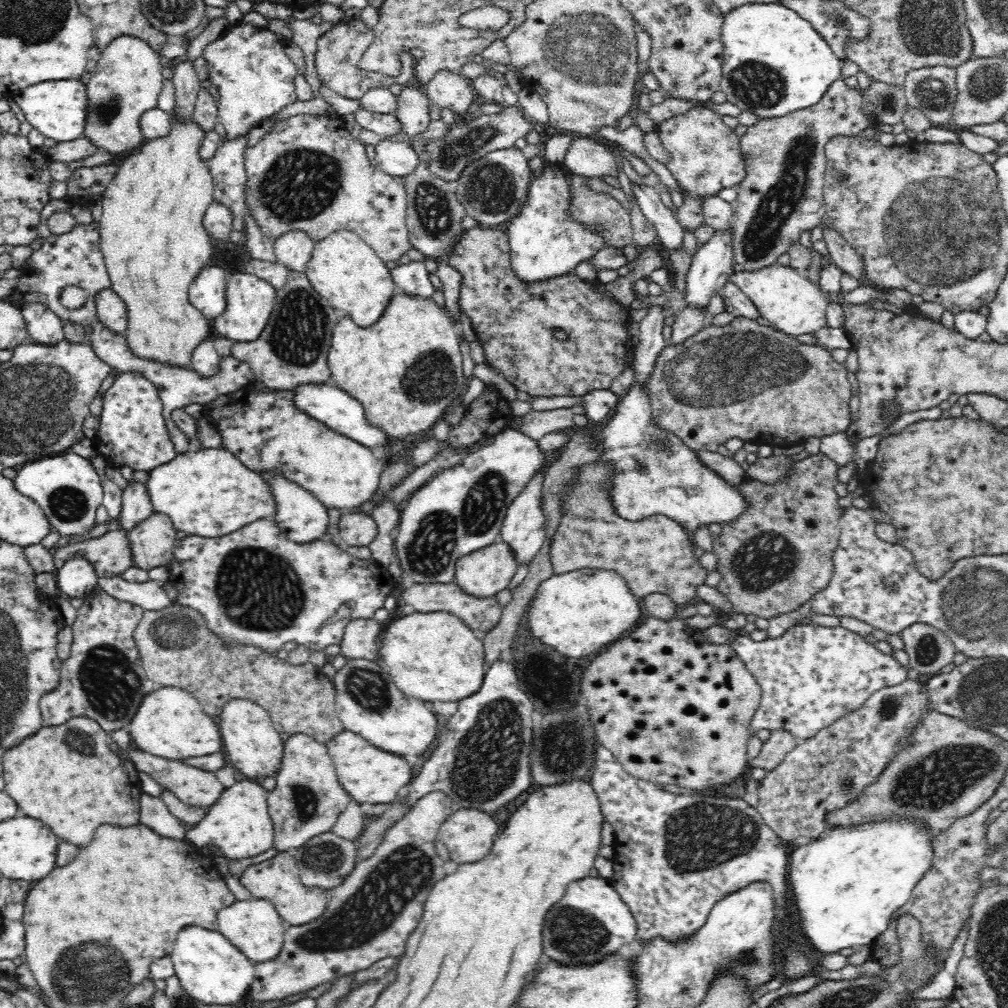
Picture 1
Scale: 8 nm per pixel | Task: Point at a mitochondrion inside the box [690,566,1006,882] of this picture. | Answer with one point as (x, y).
(940, 778)

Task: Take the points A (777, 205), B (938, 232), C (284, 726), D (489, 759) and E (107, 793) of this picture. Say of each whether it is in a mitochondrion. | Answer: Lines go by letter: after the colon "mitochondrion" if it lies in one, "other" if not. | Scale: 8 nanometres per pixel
A: mitochondrion
B: mitochondrion
C: other
D: mitochondrion
E: other

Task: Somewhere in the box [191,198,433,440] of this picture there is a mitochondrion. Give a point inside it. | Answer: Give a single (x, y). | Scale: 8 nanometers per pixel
(299, 308)

